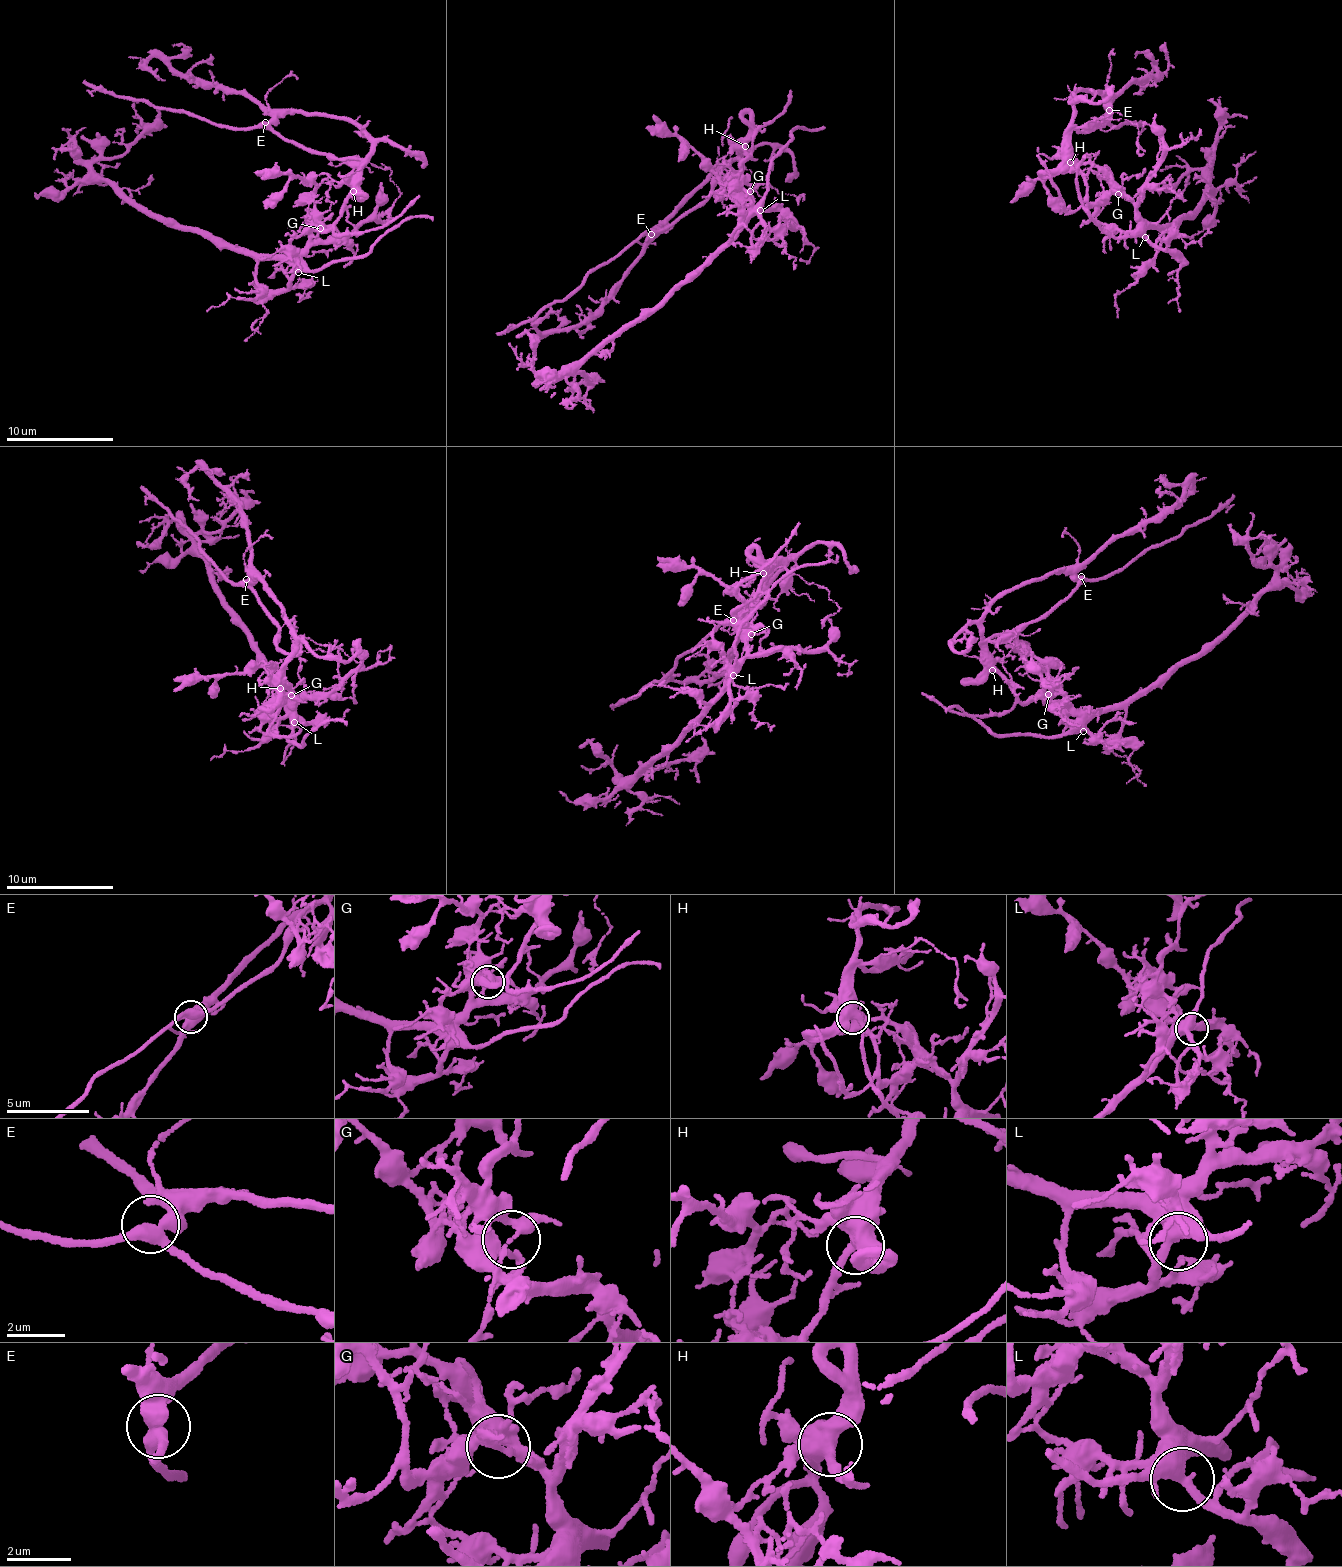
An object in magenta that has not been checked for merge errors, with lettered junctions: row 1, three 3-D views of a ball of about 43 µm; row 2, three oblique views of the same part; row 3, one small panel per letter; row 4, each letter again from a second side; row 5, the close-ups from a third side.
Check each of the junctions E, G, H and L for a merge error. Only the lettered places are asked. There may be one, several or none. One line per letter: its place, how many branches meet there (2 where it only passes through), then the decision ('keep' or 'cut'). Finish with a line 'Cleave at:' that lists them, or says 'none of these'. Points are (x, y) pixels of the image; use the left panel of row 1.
E: (265, 122) | 3 | keep
G: (320, 228) | 3 | cut
H: (353, 191) | 3 | keep
L: (298, 272) | 4 | keep
Cleave at: G

